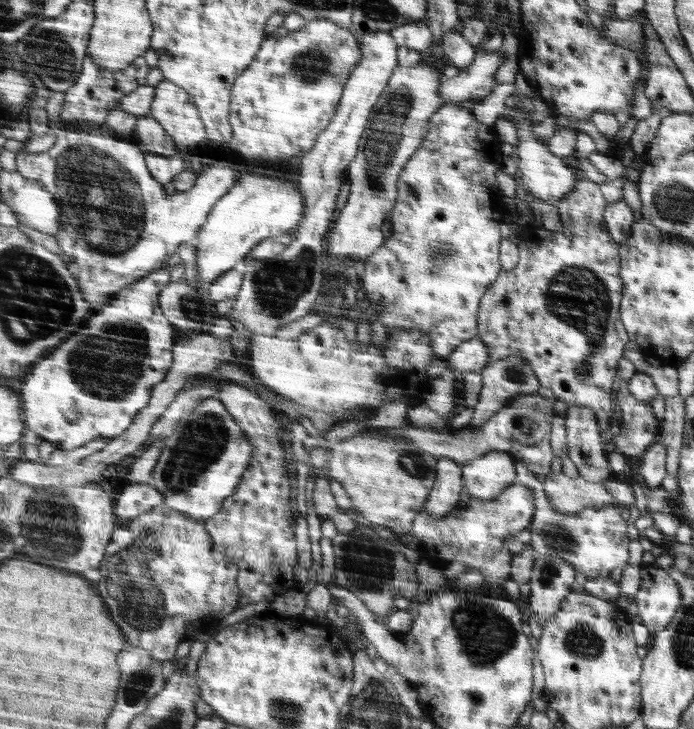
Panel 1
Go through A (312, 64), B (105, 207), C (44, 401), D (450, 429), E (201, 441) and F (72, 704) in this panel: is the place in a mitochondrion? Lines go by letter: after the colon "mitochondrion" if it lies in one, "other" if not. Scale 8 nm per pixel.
A: mitochondrion
B: mitochondrion
C: other
D: other
E: mitochondrion
F: other

